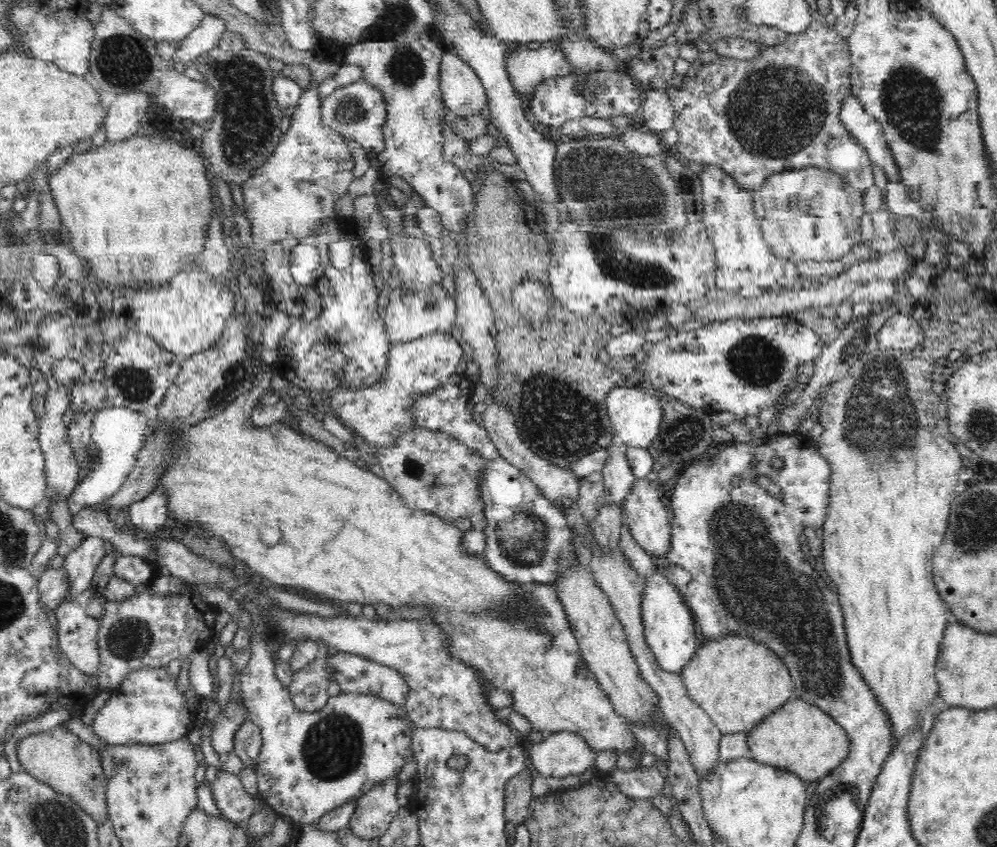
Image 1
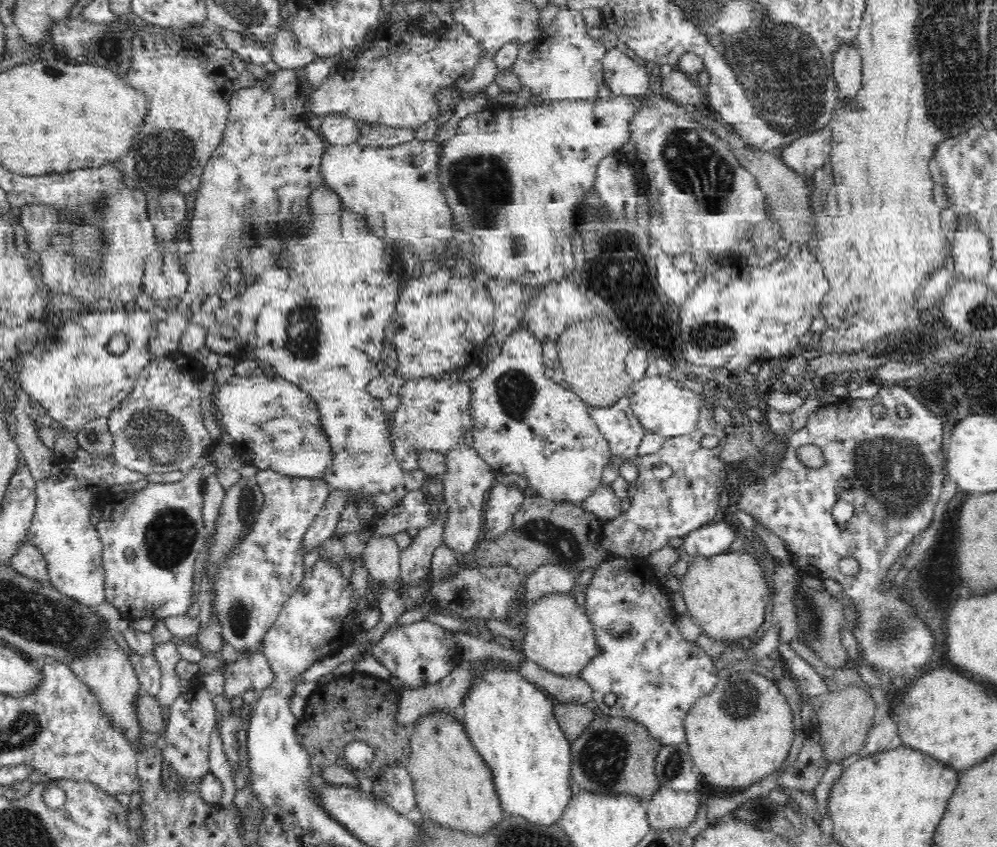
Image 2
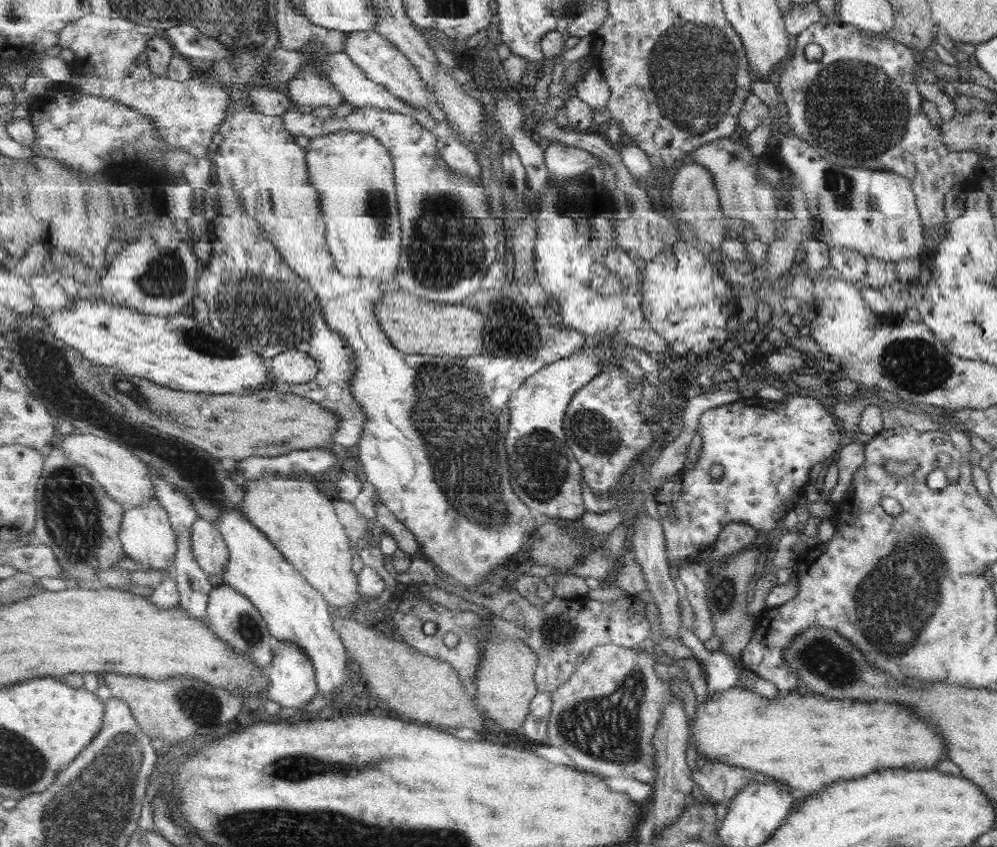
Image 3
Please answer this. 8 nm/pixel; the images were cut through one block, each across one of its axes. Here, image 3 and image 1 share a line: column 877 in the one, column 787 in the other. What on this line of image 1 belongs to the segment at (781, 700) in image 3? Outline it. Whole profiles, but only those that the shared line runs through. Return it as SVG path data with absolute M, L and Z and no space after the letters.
M798 698L788 700L747 735L750 758L763 765L794 772L806 783L828 776L850 752L850 741L844 727L820 707Z

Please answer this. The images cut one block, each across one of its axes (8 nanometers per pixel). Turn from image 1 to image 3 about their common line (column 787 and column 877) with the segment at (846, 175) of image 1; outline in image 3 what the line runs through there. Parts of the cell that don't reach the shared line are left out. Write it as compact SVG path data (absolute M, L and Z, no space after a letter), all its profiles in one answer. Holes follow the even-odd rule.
M836 17L829 24L819 20L797 35L794 50L779 64L776 90L786 129L813 148L823 160L841 164L841 167L888 171L903 176L914 194L923 237L937 238L937 228L945 219L944 194L953 187L967 191L969 184L973 184L979 176L975 164L981 161L981 156L972 150L945 148L939 125L929 121L922 112L922 97L912 82L912 70L918 66L913 53L881 36L872 34L863 37L855 26L840 22ZM811 43L823 49L823 57L818 62L808 62L804 58L804 48Z

